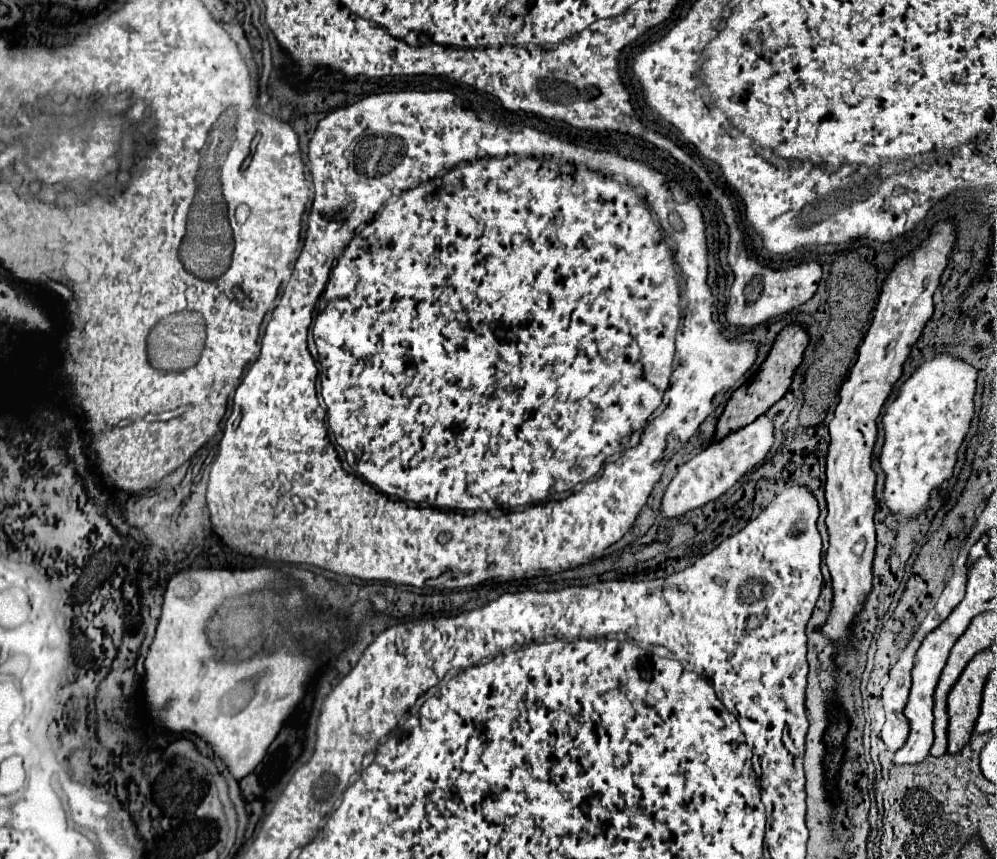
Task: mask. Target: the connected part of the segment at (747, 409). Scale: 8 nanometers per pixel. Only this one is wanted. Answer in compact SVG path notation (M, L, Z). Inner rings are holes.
M792 324L792 326L786 326L778 336L776 336L776 342L768 354L768 358L762 362L760 370L754 374L752 380L744 382L738 390L734 390L734 394L730 396L722 416L718 418L718 426L716 426L716 432L714 432L714 442L720 442L722 438L726 438L728 434L732 432L738 432L740 428L752 424L758 416L766 414L770 406L774 406L784 394L786 390L790 388L790 382L792 382L792 374L794 370L798 368L798 364L802 362L802 354L808 346L808 334L804 332L804 328Z

